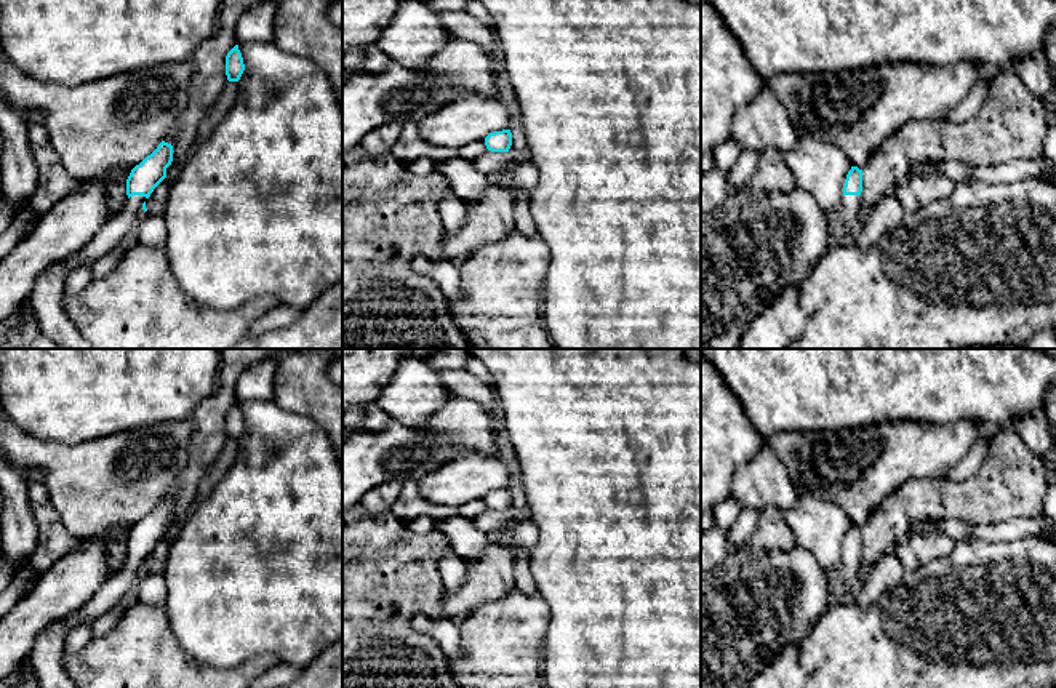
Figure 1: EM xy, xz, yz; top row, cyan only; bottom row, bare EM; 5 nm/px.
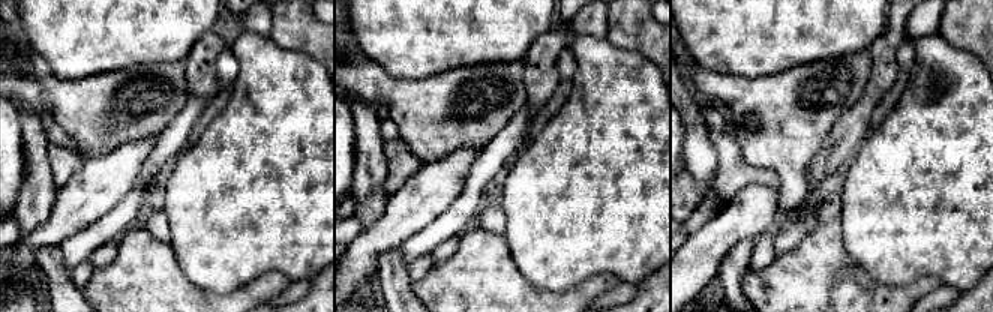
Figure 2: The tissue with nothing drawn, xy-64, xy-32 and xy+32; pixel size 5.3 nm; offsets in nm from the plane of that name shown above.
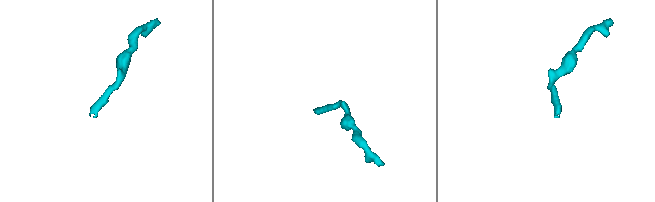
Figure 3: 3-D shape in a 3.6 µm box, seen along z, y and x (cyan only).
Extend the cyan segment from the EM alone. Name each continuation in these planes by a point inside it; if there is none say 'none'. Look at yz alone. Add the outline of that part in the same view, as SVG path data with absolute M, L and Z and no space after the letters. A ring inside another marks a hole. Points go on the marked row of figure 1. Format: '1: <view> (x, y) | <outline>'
1: yz (847, 221) | M843 195L842 206L834 218L837 237L851 237L858 232L861 224L861 195Z

